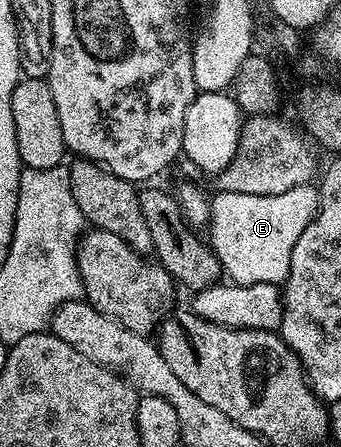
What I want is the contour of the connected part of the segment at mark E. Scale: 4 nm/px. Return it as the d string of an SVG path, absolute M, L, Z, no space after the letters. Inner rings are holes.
M313 183L271 196L218 192L210 201L208 243L231 281L281 285L292 262L292 246L296 246L296 238L304 234L317 212L318 189Z

